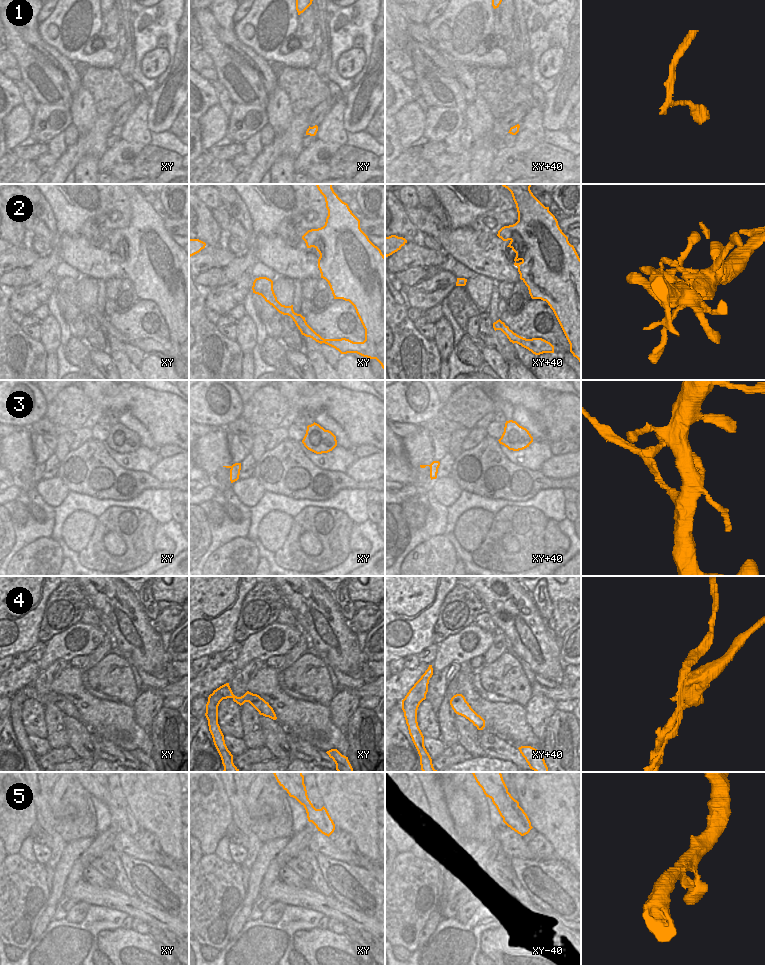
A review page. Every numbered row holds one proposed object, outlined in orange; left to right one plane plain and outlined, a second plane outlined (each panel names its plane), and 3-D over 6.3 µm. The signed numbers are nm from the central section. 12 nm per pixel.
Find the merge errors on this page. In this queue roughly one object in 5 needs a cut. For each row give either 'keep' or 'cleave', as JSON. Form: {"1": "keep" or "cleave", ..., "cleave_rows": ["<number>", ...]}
{"1": "keep", "2": "cleave", "3": "cleave", "4": "cleave", "5": "keep", "cleave_rows": ["2", "3", "4"]}

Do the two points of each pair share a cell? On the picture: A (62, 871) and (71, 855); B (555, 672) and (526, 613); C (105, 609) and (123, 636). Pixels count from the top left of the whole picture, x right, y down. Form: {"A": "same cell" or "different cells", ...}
{"A": "same cell", "B": "same cell", "C": "same cell"}

